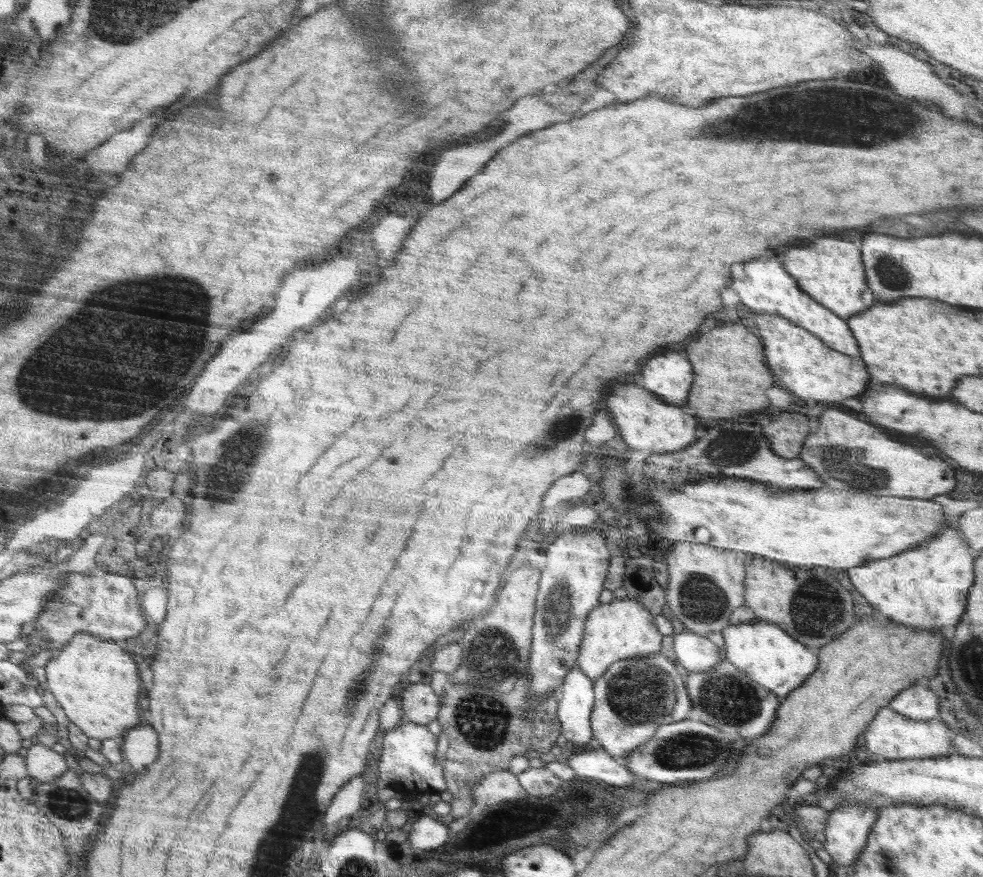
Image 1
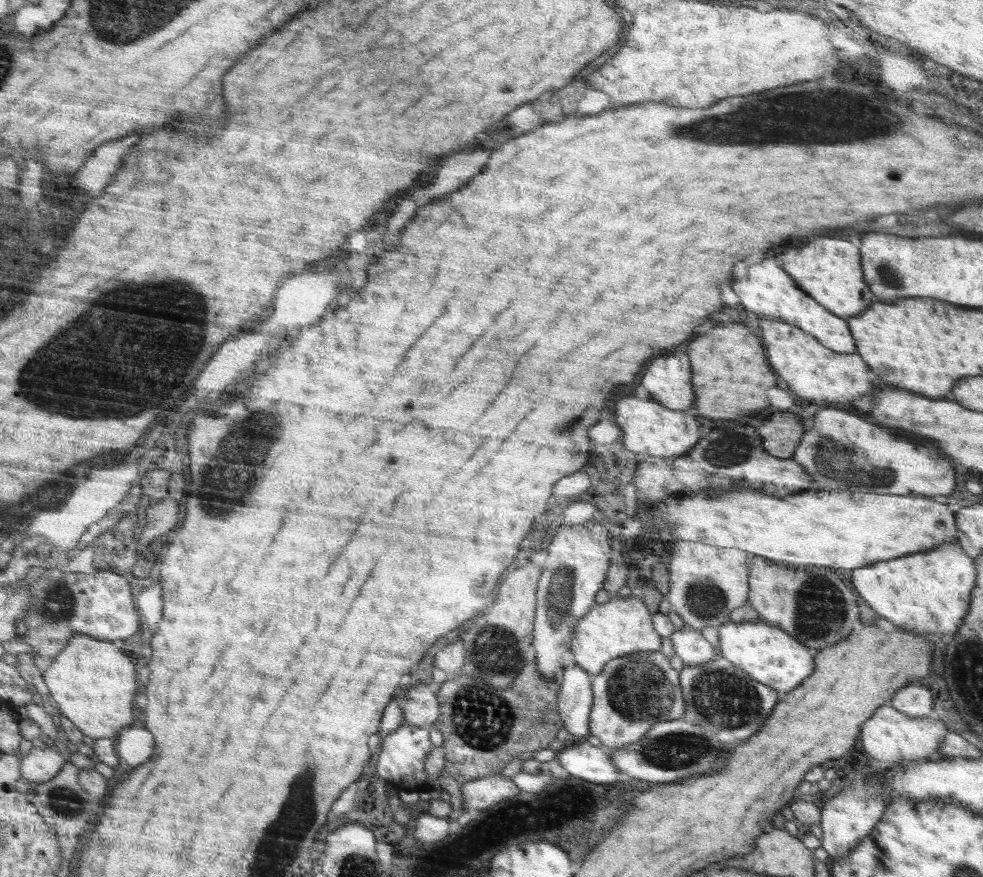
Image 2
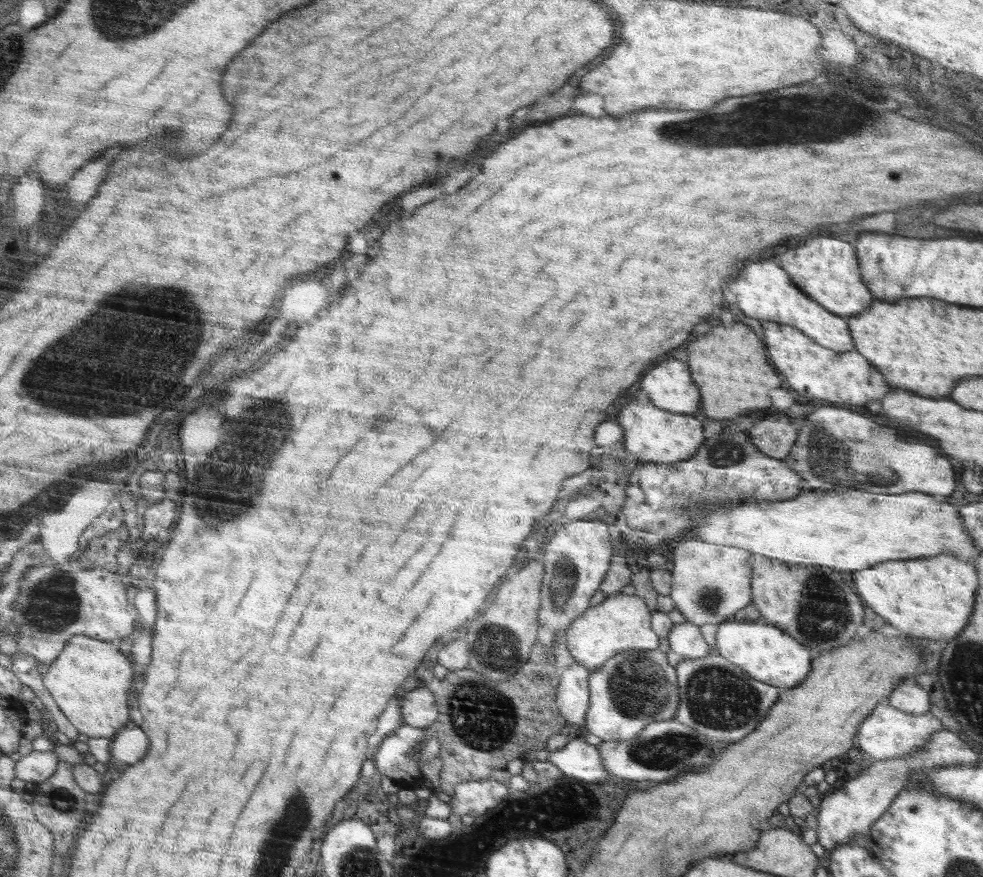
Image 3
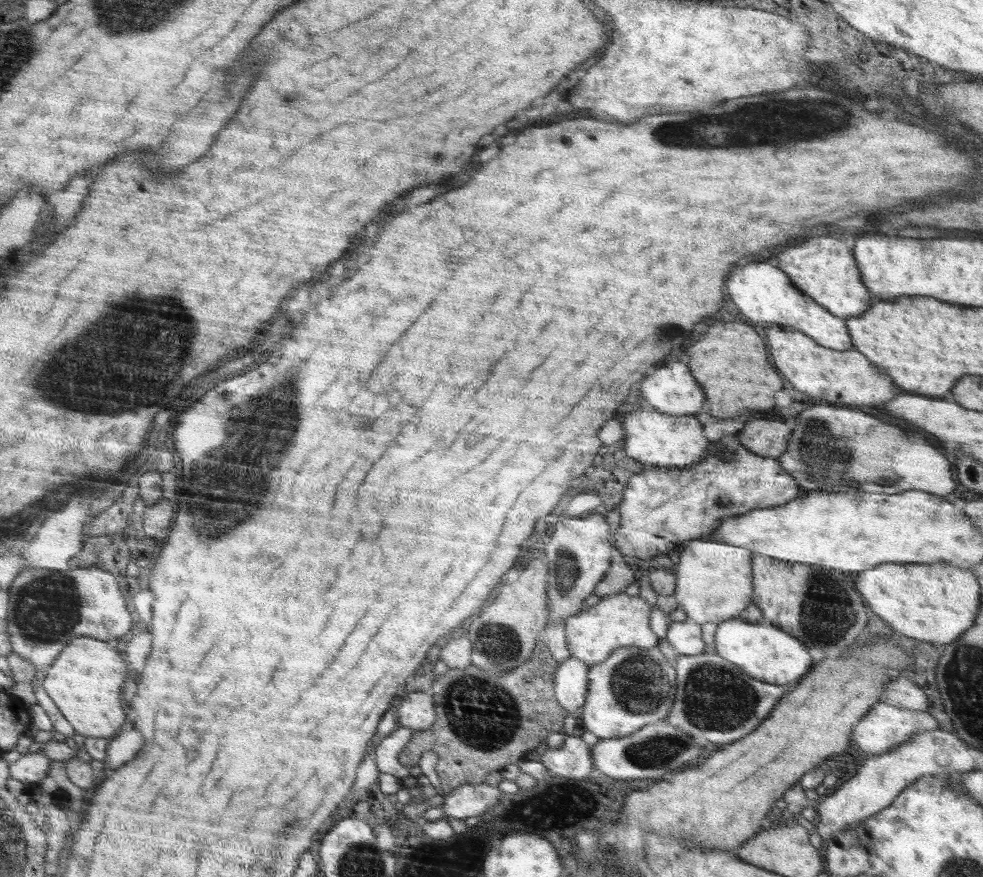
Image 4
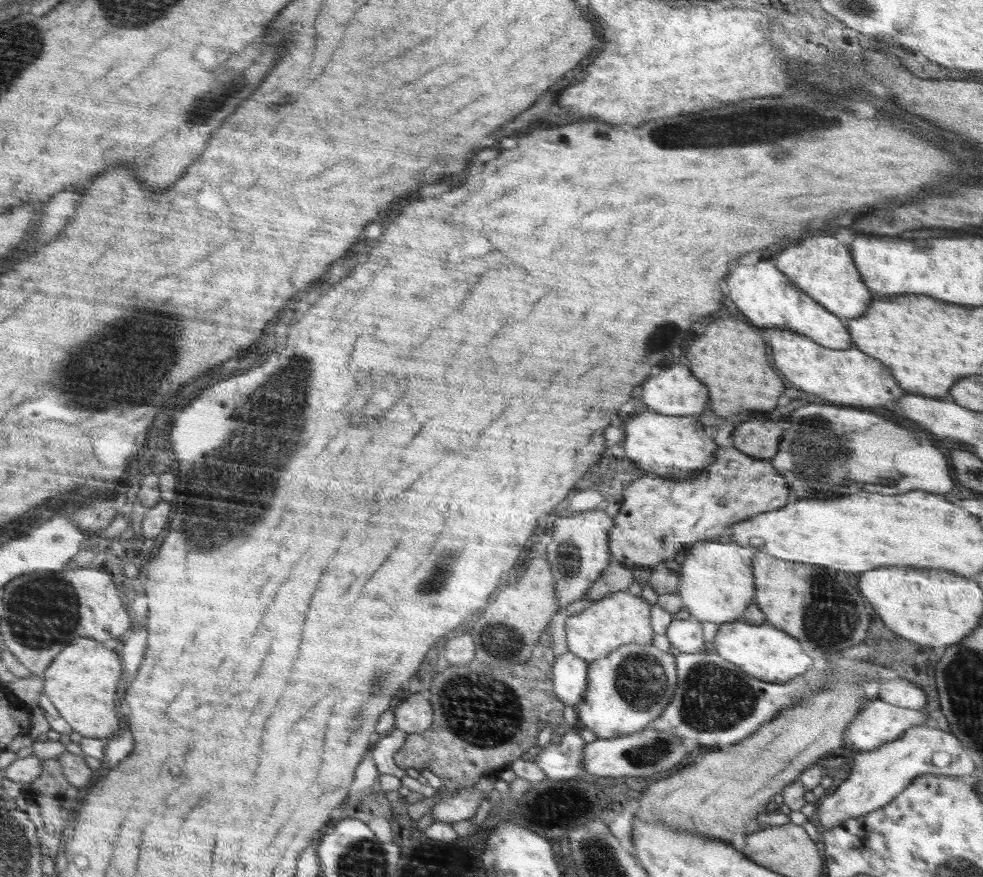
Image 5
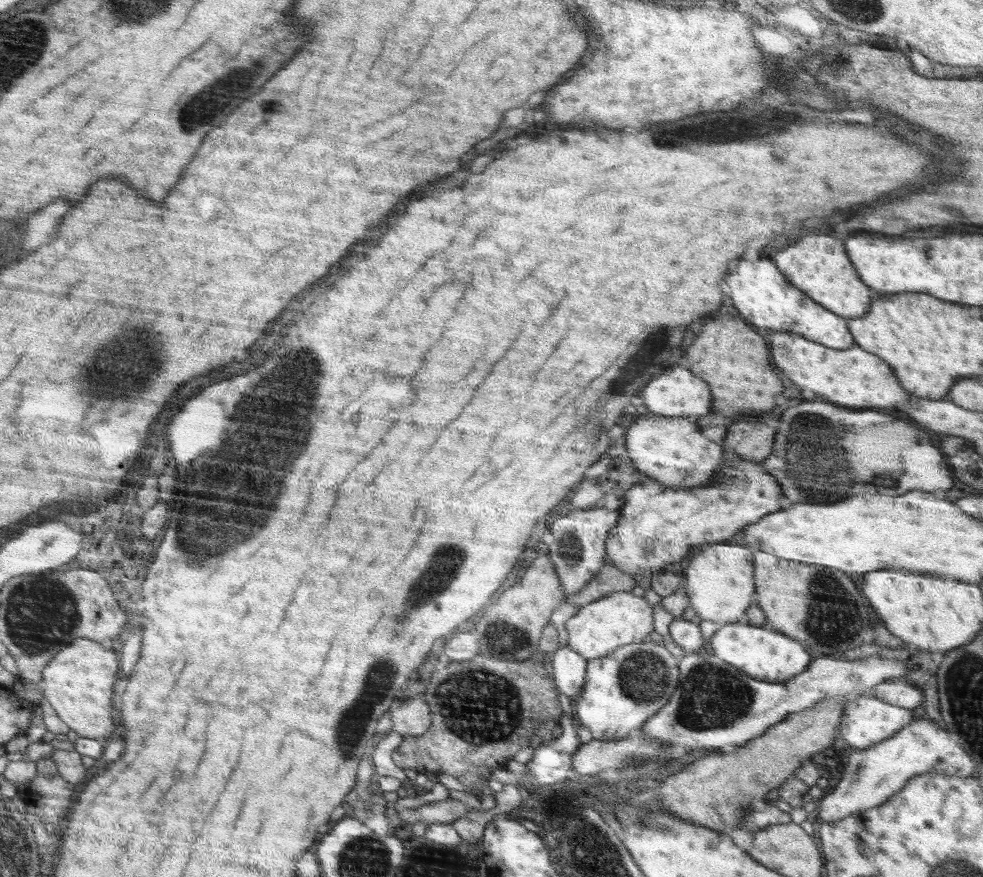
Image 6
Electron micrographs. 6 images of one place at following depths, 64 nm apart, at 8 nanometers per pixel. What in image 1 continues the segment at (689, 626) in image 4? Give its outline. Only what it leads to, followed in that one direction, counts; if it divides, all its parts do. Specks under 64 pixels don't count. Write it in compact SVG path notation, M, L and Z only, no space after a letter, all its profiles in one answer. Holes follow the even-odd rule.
M686 629L673 635L673 649L676 663L688 672L712 671L724 659L721 648L707 636Z

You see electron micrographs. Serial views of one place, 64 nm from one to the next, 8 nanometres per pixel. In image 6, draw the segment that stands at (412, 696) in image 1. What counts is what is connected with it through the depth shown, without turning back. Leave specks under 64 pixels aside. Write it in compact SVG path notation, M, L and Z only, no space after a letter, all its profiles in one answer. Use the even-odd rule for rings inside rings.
M414 696L404 702L404 698L391 709L392 731L404 735L424 734L430 726L430 710L420 696Z

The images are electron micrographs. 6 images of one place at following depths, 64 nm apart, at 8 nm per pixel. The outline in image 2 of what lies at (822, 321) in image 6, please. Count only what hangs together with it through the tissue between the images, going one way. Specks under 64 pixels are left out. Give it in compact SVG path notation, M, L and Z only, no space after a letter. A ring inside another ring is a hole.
M774 258L762 260L760 264L748 266L748 278L736 280L732 284L732 290L738 294L740 304L757 314L759 318L768 316L770 319L782 319L792 326L805 330L814 335L822 346L834 350L837 353L856 353L856 343L850 332L847 320L832 314L827 308L818 304L811 296L808 296L785 270L782 270Z

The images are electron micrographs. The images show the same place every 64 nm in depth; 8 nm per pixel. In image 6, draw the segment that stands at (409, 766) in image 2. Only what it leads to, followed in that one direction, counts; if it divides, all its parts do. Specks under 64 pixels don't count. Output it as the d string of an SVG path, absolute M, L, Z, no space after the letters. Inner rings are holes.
M391 731L386 736L379 737L373 749L368 752L378 777L393 776L402 782L407 778L403 769L395 762L396 750L402 740L402 734Z

